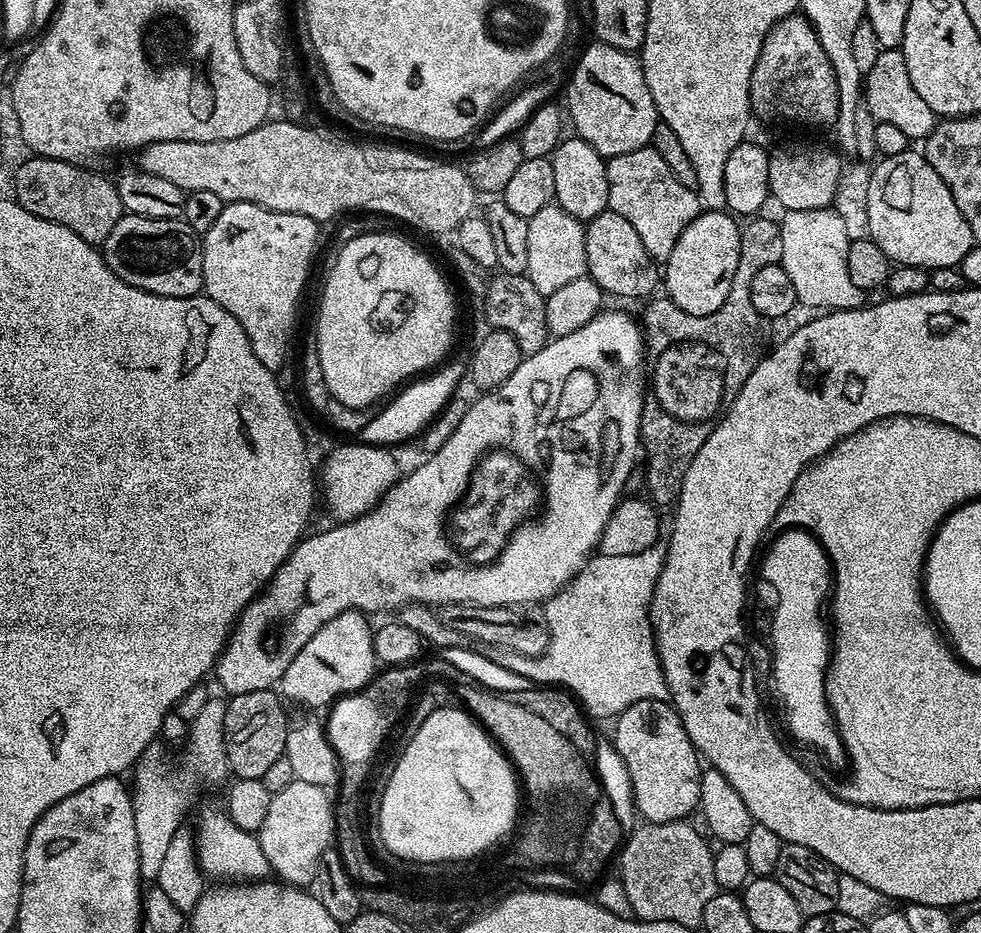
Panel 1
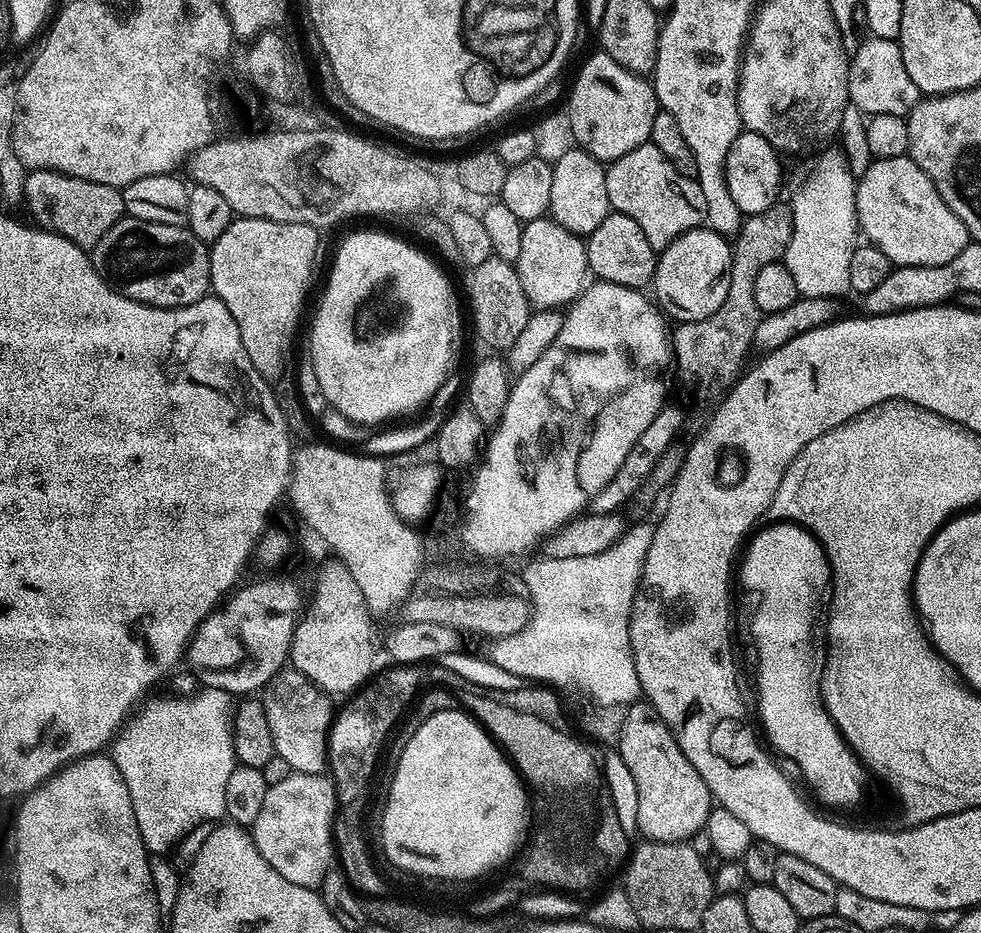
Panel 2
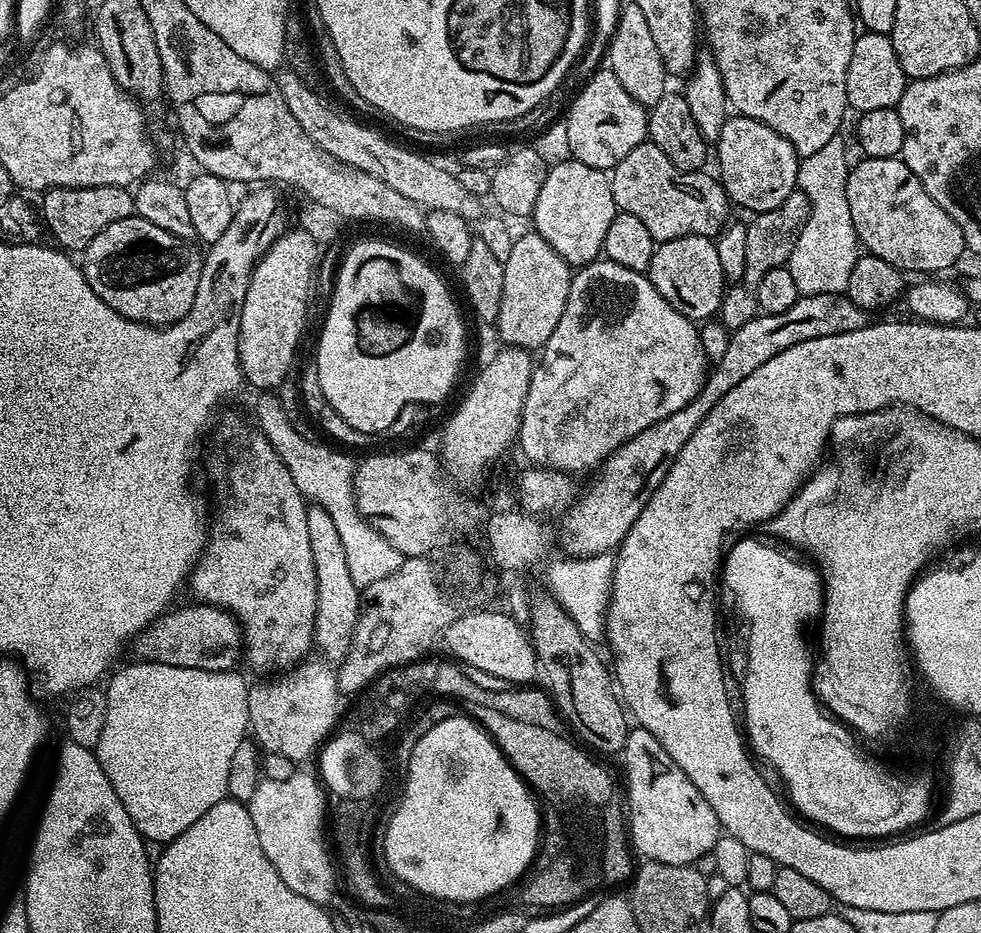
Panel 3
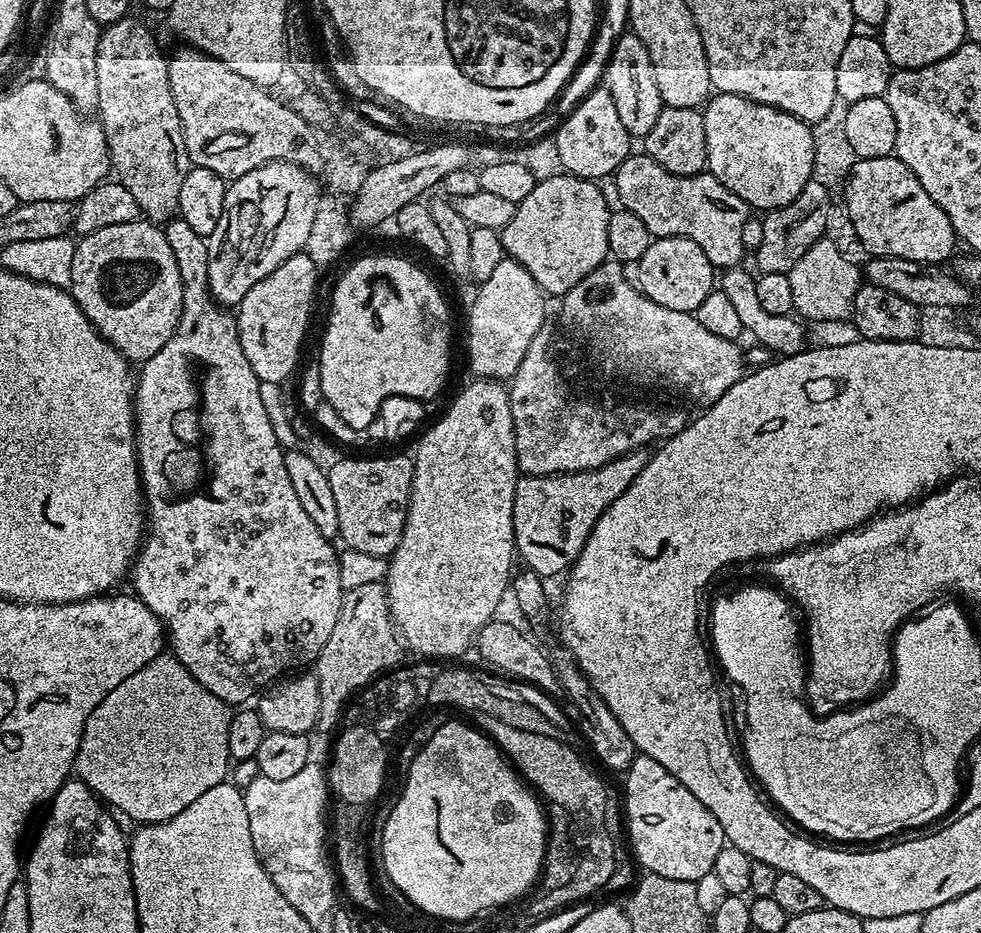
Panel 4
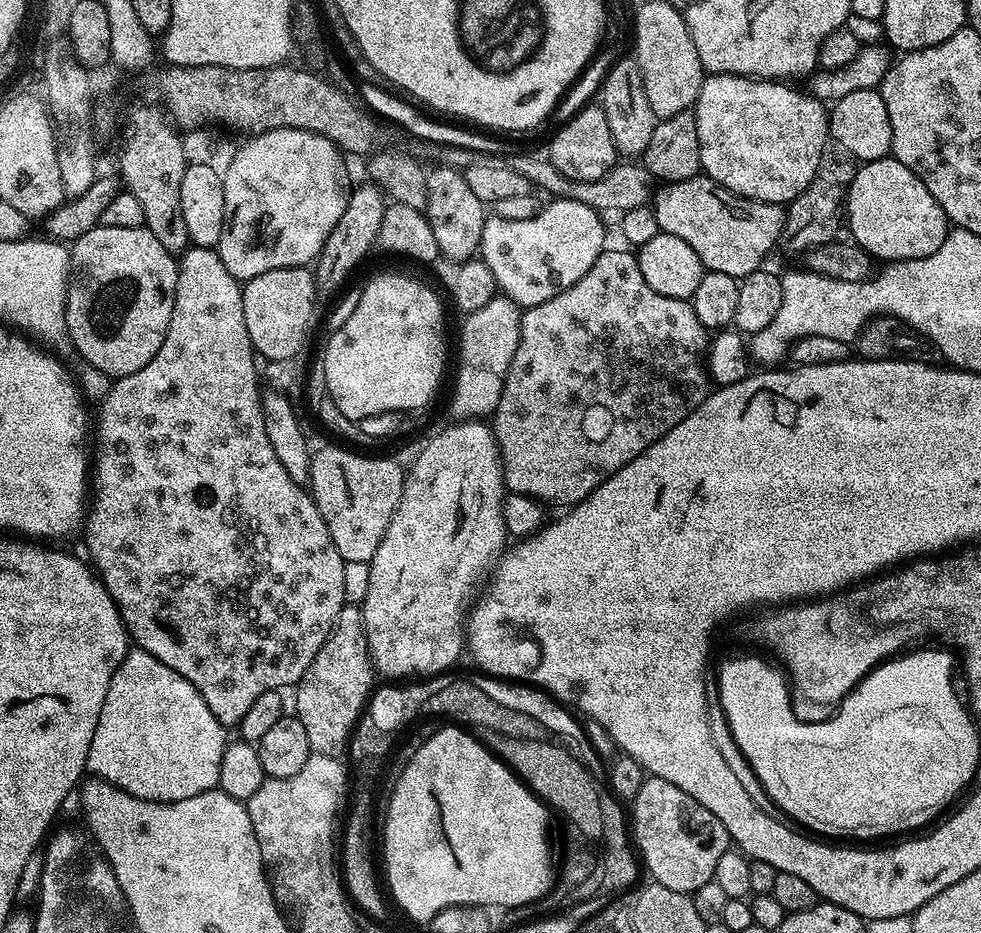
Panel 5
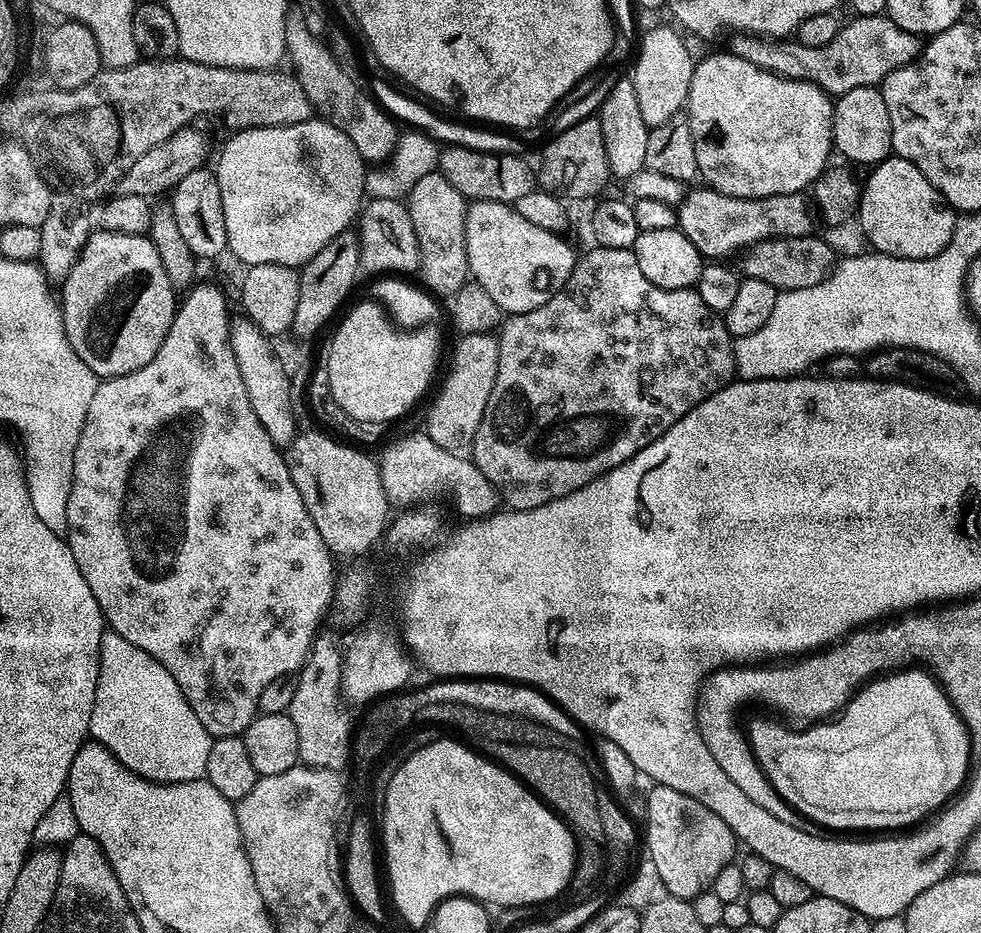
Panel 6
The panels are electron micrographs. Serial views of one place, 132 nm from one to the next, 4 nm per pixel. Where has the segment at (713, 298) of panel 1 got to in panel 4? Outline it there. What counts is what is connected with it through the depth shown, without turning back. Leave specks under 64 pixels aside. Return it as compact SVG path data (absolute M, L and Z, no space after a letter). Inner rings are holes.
M661 236L653 239L650 246L646 246L646 254L636 261L634 265L634 280L644 295L649 296L658 306L666 306L666 310L678 310L679 312L695 313L706 296L710 295L718 280L717 269L713 268L710 258L702 254L702 246L698 242L690 242L690 238L681 236Z

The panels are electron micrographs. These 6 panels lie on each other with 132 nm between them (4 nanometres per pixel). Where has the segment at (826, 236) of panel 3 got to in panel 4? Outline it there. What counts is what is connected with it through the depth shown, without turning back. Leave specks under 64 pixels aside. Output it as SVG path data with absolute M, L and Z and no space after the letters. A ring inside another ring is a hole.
M831 238L814 242L796 265L788 271L790 290L794 294L794 309L805 321L844 320L852 315L852 299L856 296L858 279L848 269L848 260L836 249Z

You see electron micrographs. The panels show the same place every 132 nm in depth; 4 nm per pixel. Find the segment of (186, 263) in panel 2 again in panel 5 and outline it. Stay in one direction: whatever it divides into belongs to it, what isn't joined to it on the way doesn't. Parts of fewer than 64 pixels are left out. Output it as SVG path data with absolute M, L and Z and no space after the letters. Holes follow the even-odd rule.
M97 226L89 230L86 234L82 234L82 238L78 238L70 248L70 271L68 274L68 301L66 302L66 310L64 311L64 326L66 329L67 339L72 339L72 344L76 347L76 352L85 360L88 368L96 368L102 374L106 374L110 378L119 378L121 376L129 376L134 374L134 370L142 370L142 366L146 366L146 362L150 362L150 358L154 358L154 354L158 354L158 350L162 346L162 342L166 338L166 330L170 326L170 318L174 310L174 302L176 301L176 283L178 282L178 260L173 253L168 252L165 246L162 246L158 239L154 238L154 234L146 227L143 228L106 228Z

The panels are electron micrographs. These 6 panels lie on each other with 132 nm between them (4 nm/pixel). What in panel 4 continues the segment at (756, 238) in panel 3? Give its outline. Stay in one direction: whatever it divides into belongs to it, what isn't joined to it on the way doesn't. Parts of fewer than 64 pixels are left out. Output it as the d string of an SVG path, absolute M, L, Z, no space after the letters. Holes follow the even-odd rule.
M815 178L790 202L781 208L773 208L760 224L760 241L756 244L756 268L761 272L787 272L814 246L814 242L825 239L828 219L832 216L832 196L830 188Z

